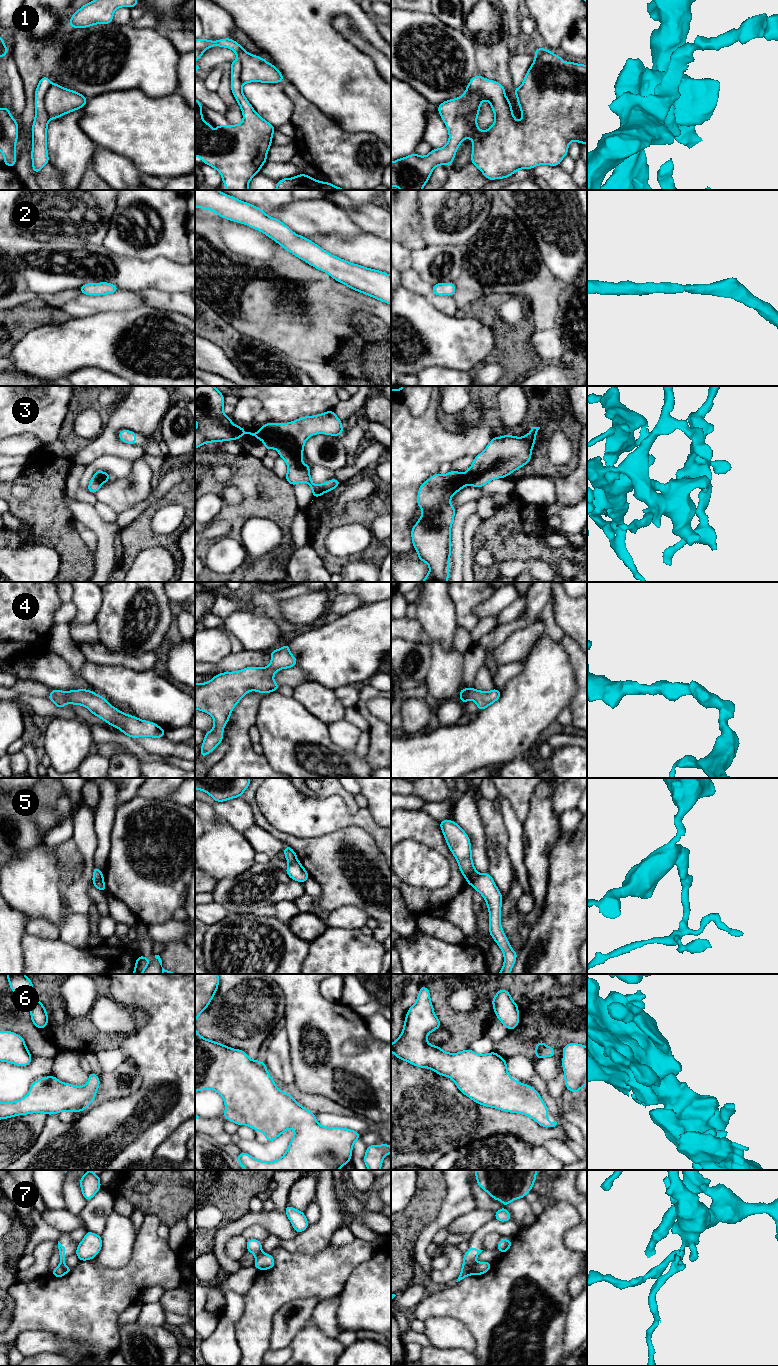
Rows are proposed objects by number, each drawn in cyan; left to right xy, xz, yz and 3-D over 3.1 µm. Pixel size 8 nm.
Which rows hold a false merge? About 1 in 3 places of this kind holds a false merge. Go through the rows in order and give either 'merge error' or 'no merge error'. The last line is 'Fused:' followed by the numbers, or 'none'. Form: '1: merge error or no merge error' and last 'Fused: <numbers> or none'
1: no merge error
2: no merge error
3: no merge error
4: no merge error
5: merge error
6: no merge error
7: merge error
Fused: 5, 7

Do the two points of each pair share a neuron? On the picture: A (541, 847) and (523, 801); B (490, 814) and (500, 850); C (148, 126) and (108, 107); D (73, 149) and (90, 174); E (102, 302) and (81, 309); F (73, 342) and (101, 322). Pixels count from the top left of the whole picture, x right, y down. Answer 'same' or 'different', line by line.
A: different
B: same
C: same
D: different
E: same
F: same

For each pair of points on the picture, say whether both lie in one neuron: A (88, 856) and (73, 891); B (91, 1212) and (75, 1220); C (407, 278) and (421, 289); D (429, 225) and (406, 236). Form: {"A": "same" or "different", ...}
{"A": "same", "B": "different", "C": "same", "D": "different"}

